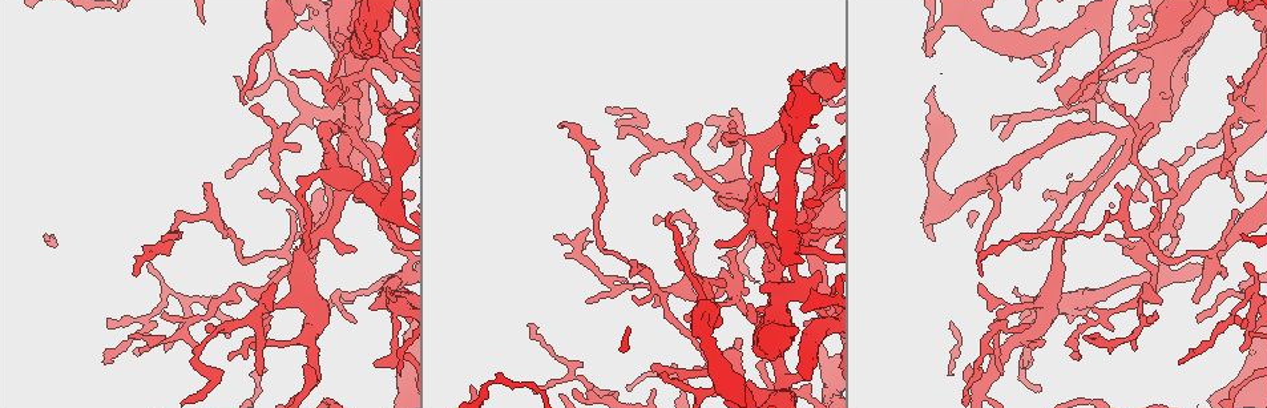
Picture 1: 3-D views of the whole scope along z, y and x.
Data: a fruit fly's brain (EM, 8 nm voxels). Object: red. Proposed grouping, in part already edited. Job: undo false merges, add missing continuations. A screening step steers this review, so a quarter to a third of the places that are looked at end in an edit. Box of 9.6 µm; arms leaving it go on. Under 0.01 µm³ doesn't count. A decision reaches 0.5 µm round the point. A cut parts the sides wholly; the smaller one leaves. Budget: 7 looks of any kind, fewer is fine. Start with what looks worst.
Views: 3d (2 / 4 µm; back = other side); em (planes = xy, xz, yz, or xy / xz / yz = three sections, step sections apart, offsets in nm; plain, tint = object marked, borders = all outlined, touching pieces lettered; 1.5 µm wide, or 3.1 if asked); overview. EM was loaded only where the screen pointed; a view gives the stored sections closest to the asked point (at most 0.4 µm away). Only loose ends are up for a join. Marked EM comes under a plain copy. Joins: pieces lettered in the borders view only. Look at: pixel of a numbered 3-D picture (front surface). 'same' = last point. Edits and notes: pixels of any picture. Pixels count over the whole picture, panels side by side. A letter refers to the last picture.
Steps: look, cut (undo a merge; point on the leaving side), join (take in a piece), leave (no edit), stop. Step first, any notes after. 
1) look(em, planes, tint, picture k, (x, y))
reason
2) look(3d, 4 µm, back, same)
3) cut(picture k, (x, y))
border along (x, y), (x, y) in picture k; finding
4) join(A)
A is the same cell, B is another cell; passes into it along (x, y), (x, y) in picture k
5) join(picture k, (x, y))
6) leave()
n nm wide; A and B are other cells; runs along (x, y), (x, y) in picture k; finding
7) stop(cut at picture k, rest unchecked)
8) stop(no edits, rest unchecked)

look(3d, 4 µm, picture 1, (760, 224))
sharp bend

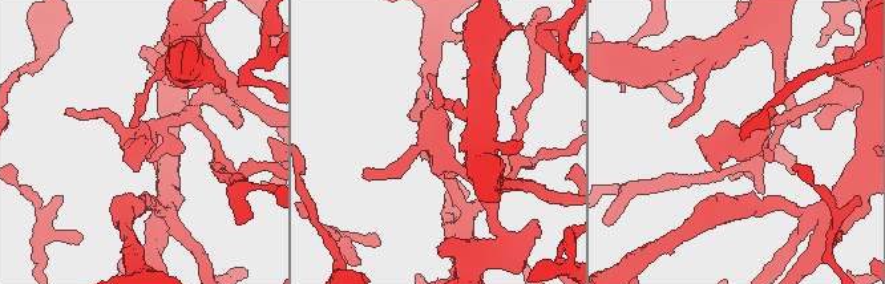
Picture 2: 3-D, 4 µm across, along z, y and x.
look(em, xz, step 8, borders, picture 2, (133, 139))

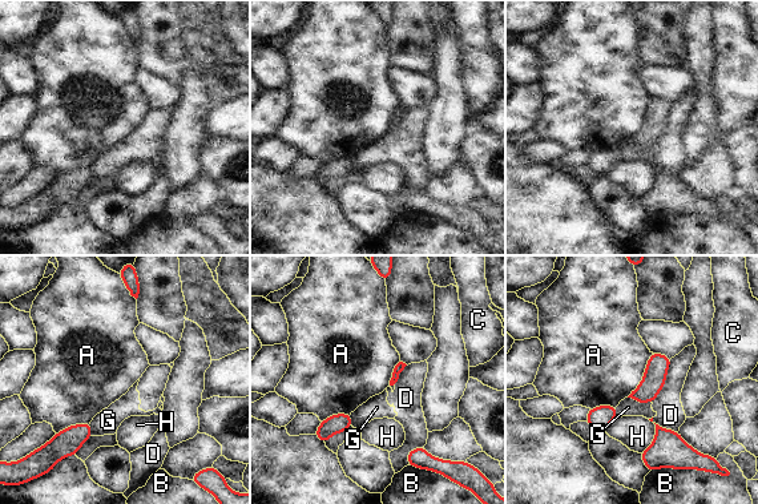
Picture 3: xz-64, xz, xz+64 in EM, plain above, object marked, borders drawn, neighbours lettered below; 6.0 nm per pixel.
look(em, planes, borders, same)
another direction

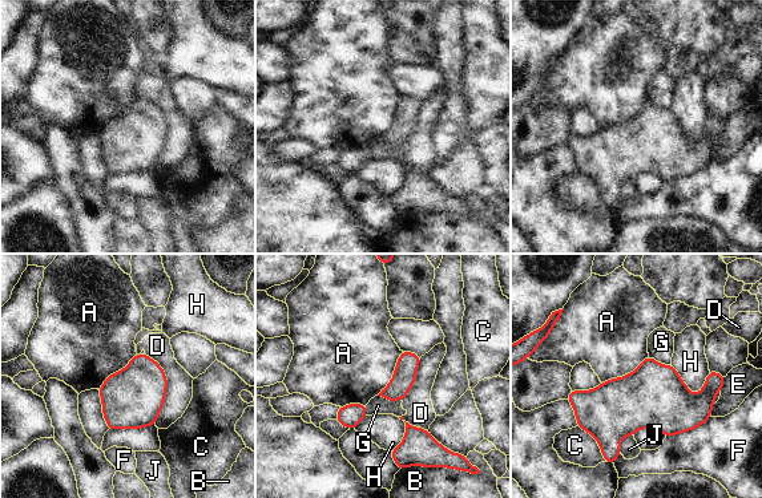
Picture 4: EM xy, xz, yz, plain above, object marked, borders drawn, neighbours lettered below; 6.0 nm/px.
leave()
A, B, C, D, E, F, G, H and J are other cells; border along (648, 353), (631, 372), (601, 383) in picture 4; all the same neuron

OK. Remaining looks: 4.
look(em, xy, step 4, tint, picture 1, (129, 337))

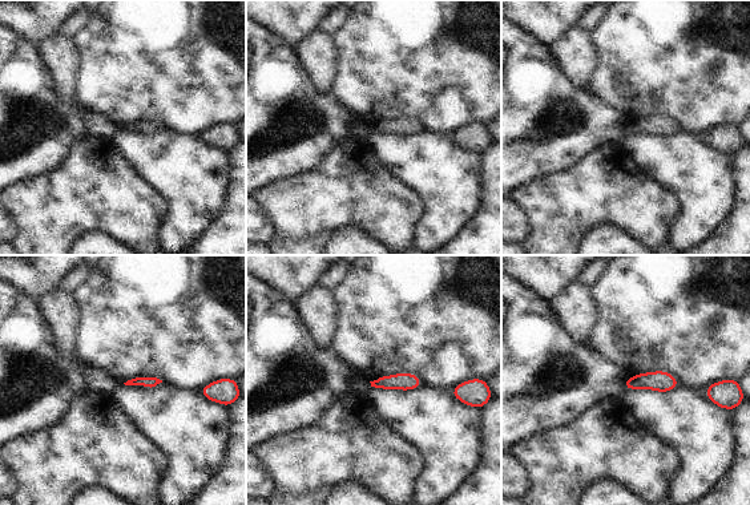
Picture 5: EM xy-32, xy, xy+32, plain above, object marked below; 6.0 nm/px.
look(em, planes, borders, same)
cut it another way

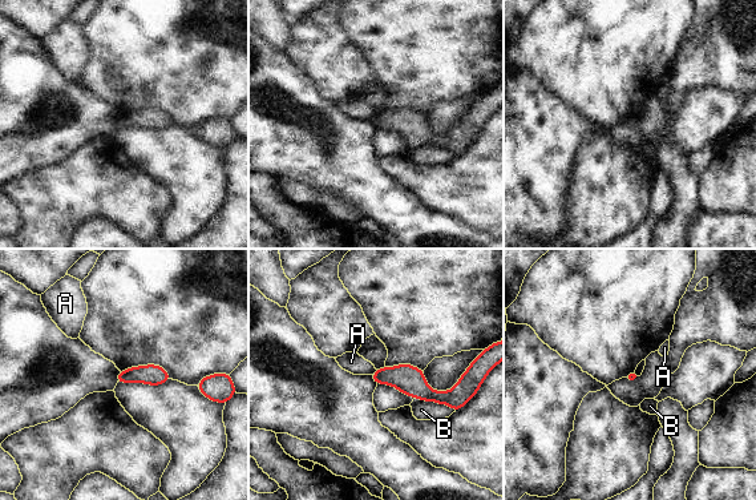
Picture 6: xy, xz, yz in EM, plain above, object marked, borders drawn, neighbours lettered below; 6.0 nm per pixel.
leave()
A and B are other cells; border along (376, 370), (370, 374) in picture 6; no lettered piece goes on from it

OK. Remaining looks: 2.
look(3d, 2 µm, back, picture 1, (653, 368))
tapers out

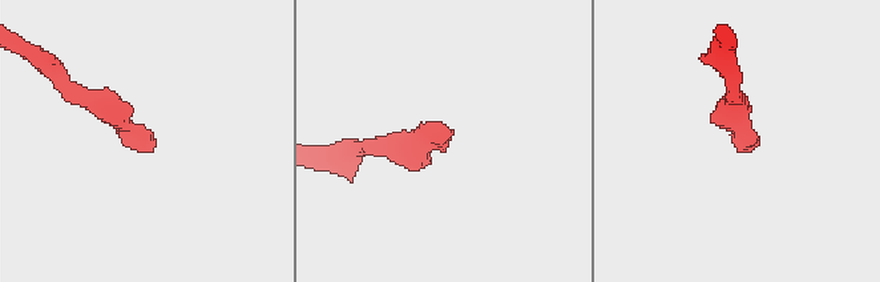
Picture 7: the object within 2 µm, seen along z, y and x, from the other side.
look(em, planes, borders, picture 7, (154, 144))

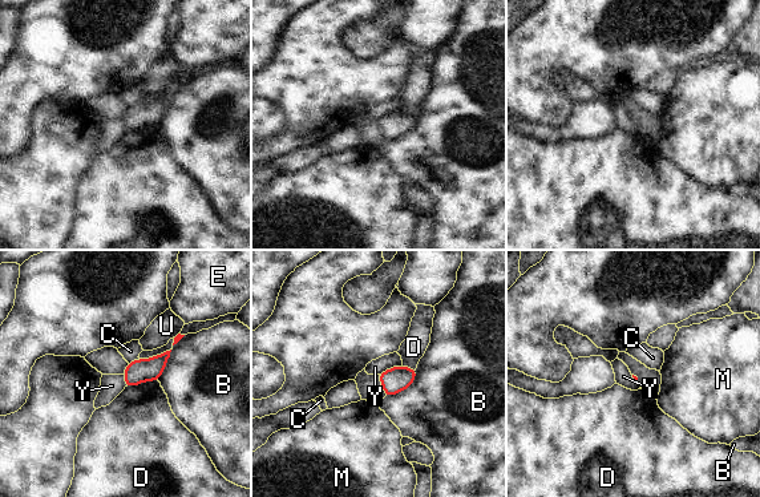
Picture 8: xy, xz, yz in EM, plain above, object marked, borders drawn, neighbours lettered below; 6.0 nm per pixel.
leave()
B touches over 260 nm; B, C, D, E, M, U and Y are other cells; none of them fits

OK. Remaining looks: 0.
stop(no edits, rest unchecked)

